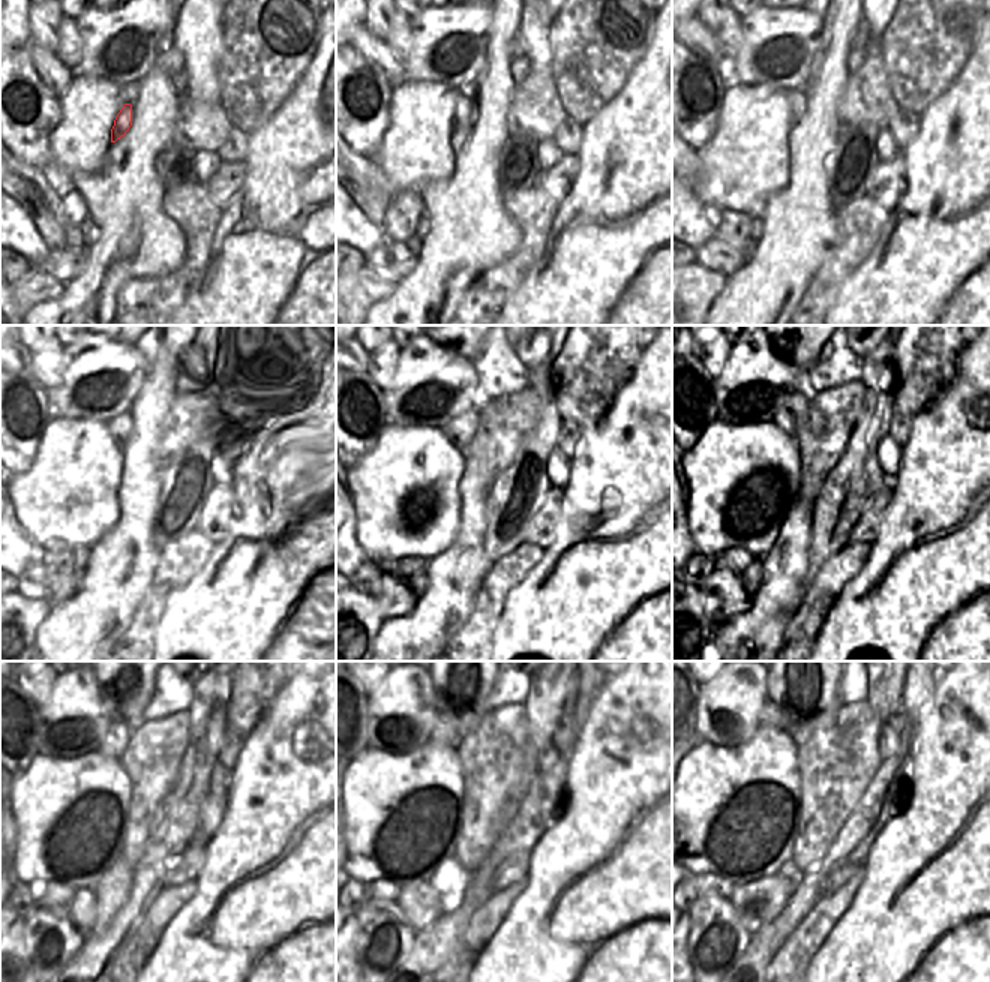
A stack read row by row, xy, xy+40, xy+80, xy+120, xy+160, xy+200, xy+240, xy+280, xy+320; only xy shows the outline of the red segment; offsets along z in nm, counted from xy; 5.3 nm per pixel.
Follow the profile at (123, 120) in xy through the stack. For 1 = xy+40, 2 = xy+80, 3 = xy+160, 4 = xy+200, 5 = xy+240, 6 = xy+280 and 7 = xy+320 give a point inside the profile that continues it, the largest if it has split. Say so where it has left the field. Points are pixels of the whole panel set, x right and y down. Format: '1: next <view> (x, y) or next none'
1: next xy+40 (462, 114)
2: next xy+80 (797, 101)
3: next xy+160 (459, 431)
4: next xy+200 (789, 416)
5: next xy+240 (116, 738)
6: next xy+280 (444, 733)
7: next xy+320 (771, 717)

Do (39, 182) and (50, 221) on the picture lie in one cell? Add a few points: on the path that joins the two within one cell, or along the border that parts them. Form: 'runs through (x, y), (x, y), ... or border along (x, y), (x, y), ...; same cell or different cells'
runs through (41, 191), (45, 197), (45, 212); same cell

